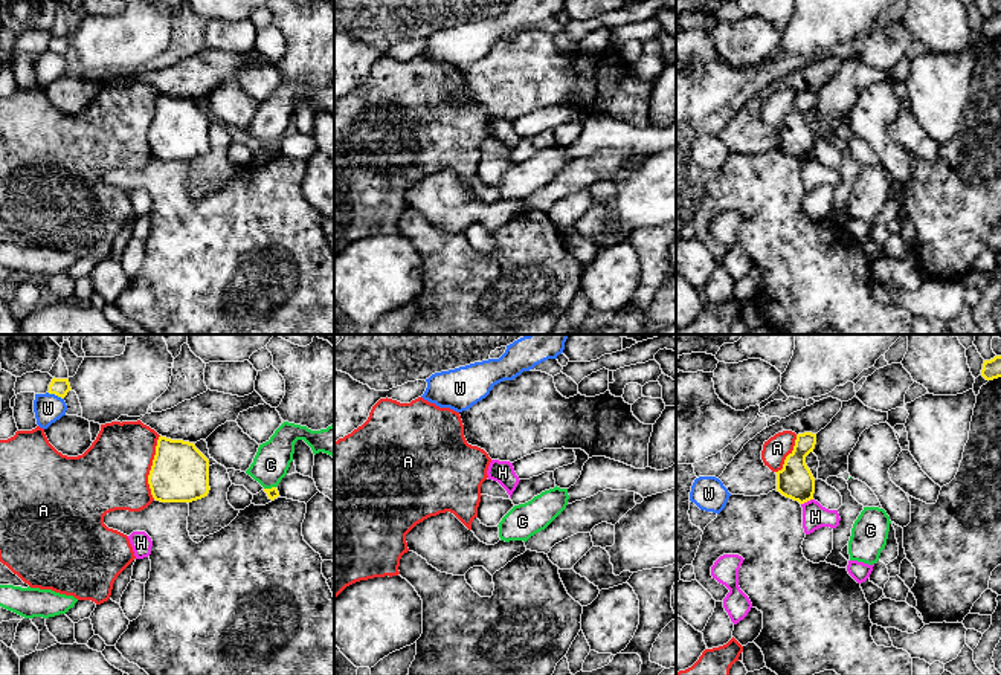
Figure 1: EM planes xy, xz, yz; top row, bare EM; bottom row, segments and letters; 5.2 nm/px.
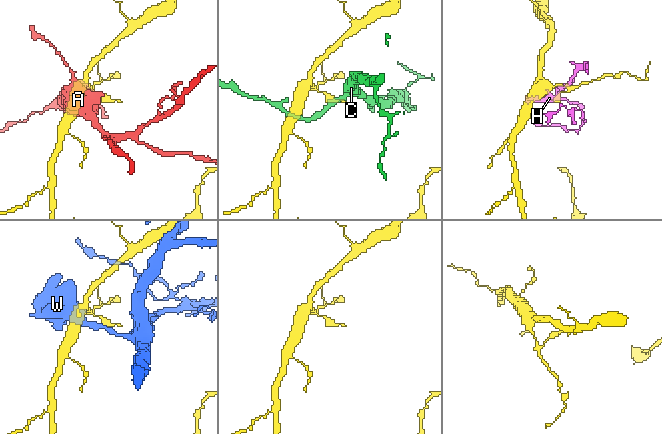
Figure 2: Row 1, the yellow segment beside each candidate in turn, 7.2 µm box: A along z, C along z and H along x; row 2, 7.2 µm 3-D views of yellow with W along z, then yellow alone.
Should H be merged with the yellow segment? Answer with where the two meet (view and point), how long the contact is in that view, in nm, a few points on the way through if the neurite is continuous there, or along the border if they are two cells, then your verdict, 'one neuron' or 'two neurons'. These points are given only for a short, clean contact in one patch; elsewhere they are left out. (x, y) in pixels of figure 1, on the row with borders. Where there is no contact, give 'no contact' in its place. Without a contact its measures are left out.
yz (806, 501) | 70 nm | along yz (812, 498), (801, 504) | two neurons

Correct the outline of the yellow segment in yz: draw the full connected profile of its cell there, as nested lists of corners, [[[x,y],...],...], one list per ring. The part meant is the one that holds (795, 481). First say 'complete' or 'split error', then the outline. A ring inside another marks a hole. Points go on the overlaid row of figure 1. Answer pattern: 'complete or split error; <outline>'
complete; [[[798,434],[793,451],[786,457],[783,469],[777,473],[777,492],[804,504],[813,499],[815,478],[806,464],[806,457],[813,452],[816,434]]]

